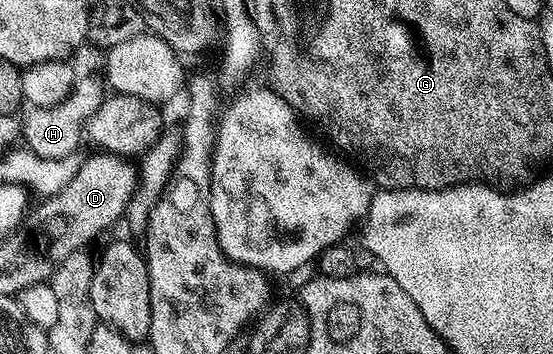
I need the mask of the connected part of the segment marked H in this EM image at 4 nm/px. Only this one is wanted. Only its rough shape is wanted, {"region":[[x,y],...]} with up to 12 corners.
{"region":[[76,78],[52,107],[21,119],[39,157],[70,160],[105,98],[102,78]]}

